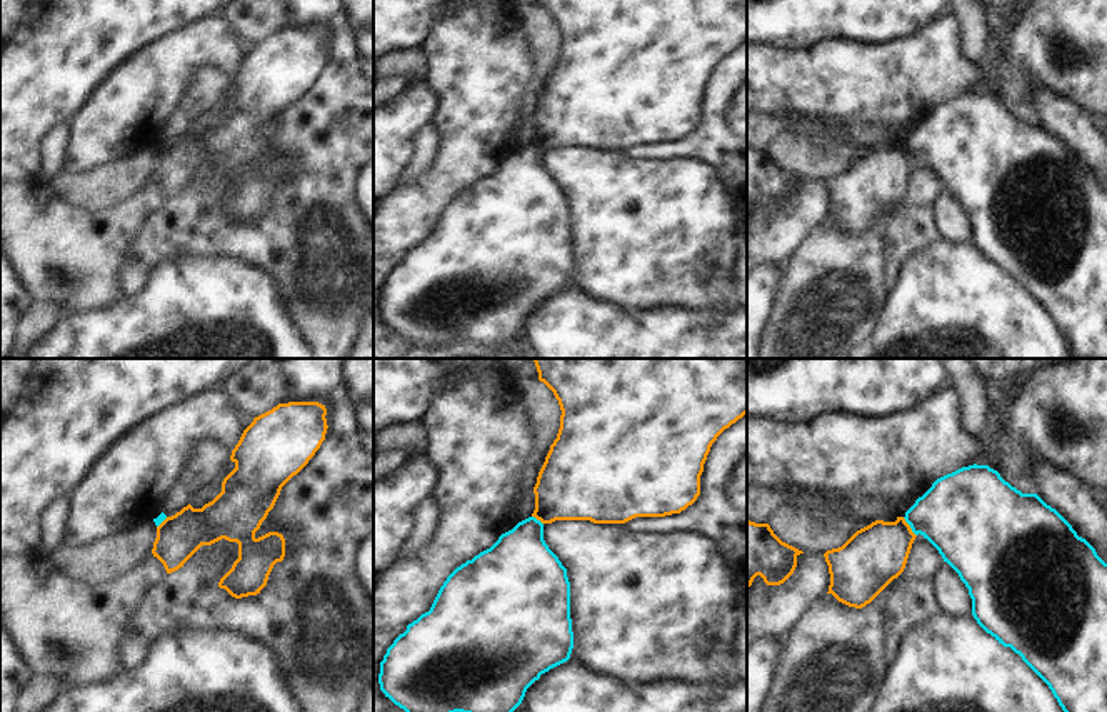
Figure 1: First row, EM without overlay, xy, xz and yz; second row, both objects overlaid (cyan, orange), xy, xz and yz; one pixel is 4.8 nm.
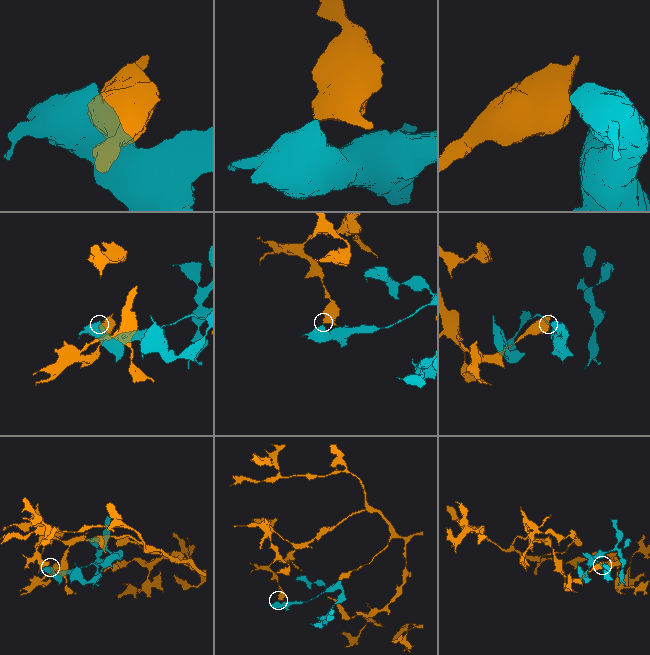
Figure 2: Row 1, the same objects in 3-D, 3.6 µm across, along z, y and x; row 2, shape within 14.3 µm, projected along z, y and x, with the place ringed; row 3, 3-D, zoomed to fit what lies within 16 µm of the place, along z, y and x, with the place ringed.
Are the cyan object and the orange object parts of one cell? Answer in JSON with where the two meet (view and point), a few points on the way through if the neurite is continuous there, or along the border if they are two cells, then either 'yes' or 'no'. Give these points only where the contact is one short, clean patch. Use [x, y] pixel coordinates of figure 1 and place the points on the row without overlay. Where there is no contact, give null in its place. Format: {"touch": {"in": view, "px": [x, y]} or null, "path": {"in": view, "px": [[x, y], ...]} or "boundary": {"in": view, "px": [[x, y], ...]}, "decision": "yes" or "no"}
{"touch": {"in": "yz", "px": [911, 154]}, "boundary": {"in": "yz", "px": [[902, 144], [916, 162]]}, "decision": "no"}

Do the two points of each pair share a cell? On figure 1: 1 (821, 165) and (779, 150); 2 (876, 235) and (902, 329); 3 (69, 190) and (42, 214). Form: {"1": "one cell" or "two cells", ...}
{"1": "one cell", "2": "two cells", "3": "two cells"}

